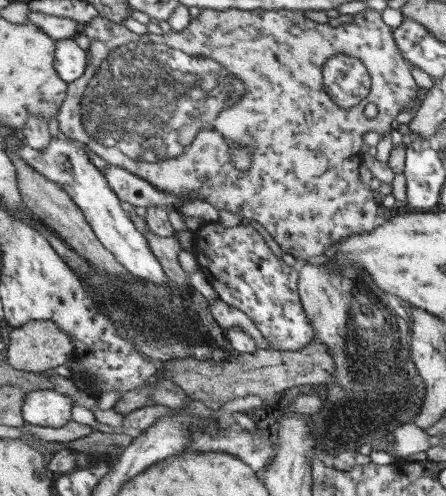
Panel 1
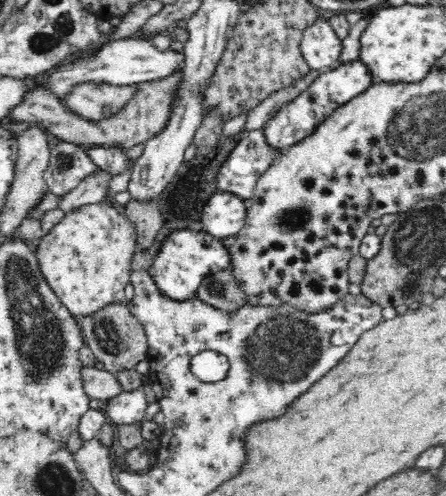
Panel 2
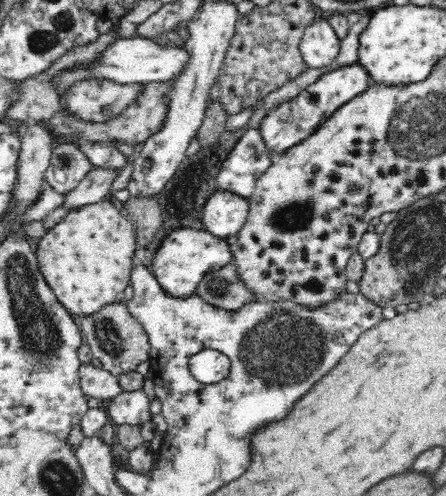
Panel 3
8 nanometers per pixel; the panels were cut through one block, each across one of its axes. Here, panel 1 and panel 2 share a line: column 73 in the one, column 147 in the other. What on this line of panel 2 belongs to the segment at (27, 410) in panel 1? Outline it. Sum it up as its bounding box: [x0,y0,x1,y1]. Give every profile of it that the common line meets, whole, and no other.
[104,390,148,426]

